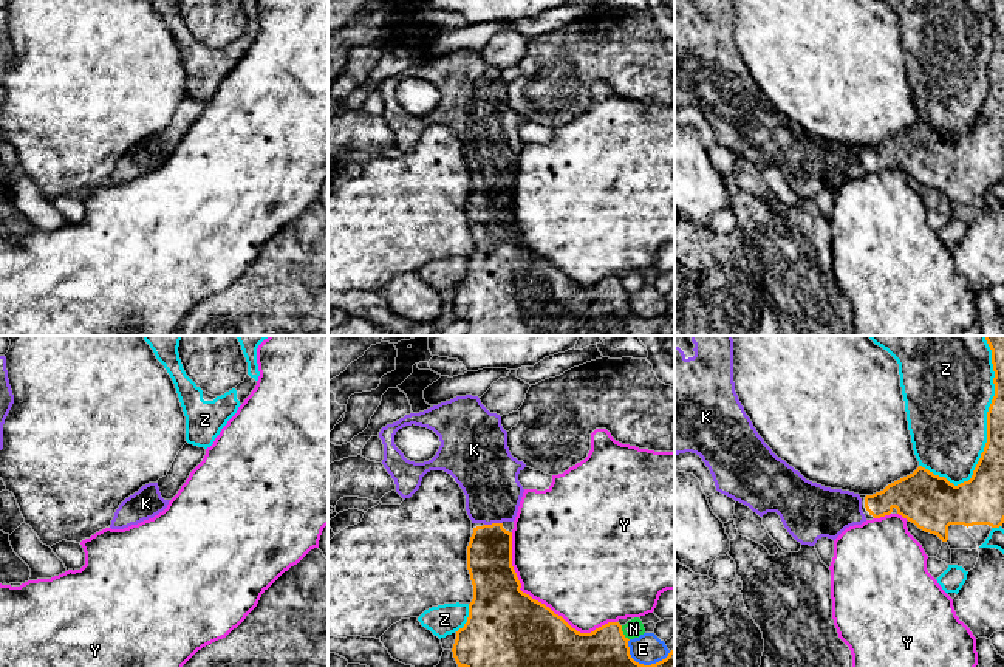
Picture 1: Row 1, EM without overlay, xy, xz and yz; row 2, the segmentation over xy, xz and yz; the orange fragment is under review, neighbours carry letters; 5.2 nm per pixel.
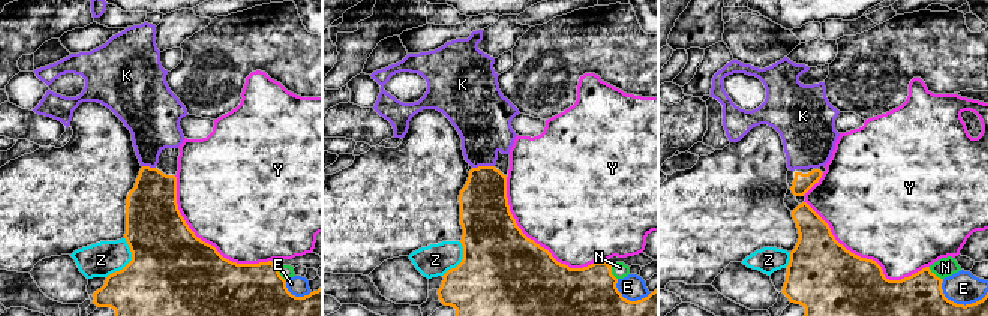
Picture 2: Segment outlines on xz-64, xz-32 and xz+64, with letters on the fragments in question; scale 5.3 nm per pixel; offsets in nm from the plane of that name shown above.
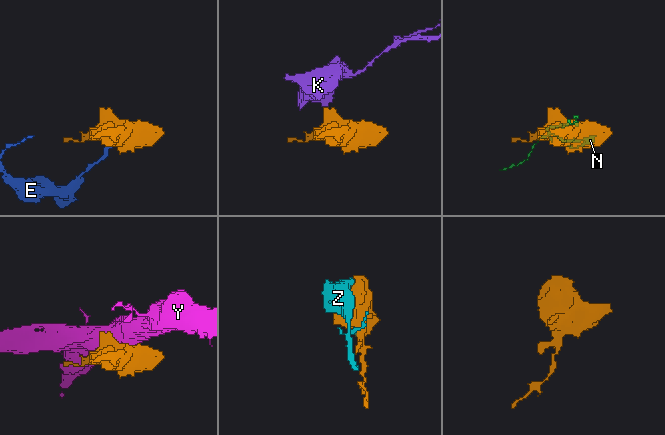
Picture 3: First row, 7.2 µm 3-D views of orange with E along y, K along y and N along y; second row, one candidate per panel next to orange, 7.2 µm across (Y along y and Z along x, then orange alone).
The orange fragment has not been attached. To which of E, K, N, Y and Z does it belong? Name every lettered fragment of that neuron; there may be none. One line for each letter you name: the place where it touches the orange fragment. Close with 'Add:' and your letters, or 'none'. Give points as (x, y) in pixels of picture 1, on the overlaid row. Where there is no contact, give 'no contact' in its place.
K: meets orange in xz at (492, 523)
Add: K

